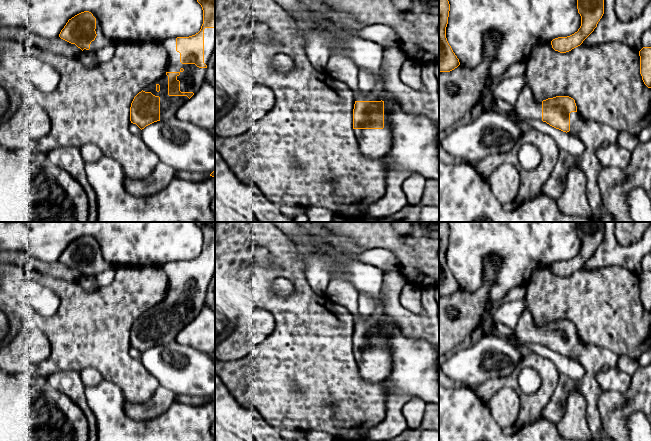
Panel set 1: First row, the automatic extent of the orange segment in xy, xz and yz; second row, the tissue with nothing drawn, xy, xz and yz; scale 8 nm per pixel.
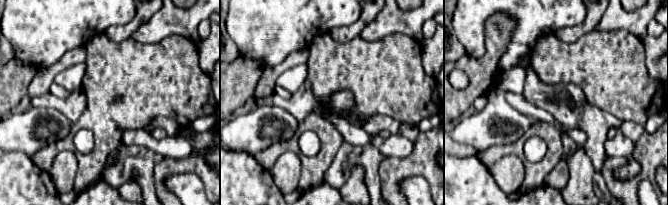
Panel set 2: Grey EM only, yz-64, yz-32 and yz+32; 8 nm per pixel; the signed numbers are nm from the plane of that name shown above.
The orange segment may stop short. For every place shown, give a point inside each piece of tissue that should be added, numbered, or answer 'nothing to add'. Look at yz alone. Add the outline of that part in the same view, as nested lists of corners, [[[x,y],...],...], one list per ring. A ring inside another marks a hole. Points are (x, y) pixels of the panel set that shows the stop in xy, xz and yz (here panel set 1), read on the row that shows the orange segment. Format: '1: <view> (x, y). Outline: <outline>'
1: yz (573, 183). Outline: [[[571,112],[570,131],[567,133],[582,141],[584,151],[575,160],[567,151],[560,149],[557,163],[543,185],[542,193],[553,198],[566,215],[613,222],[600,195],[598,175],[603,167],[596,151],[605,141],[616,143],[618,132],[606,124],[583,120],[577,112]]]

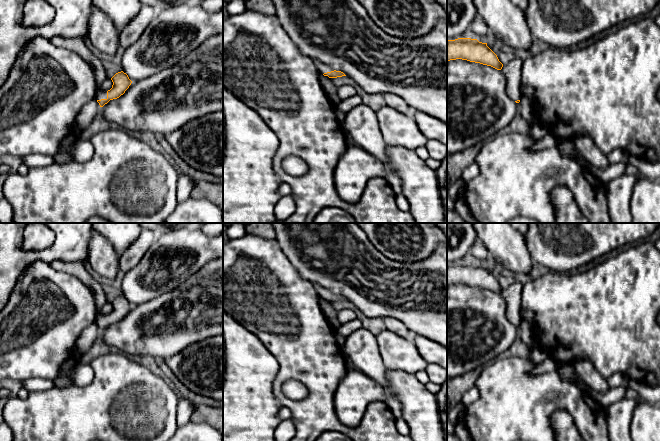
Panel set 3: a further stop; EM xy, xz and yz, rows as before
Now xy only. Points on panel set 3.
1: xy (76, 44). Outline: [[[54,37],[50,39],[51,43],[57,47],[62,47],[68,49],[72,52],[77,53],[84,60],[86,60],[94,70],[96,78],[96,93],[95,99],[107,99],[107,91],[101,89],[102,82],[107,78],[106,72],[101,61],[95,57],[91,51],[88,49],[84,42],[83,37],[74,37],[74,38],[63,38],[63,37]]]

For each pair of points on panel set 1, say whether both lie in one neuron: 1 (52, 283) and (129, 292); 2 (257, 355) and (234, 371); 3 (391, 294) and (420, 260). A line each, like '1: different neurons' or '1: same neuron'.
1: same neuron
2: same neuron
3: different neurons

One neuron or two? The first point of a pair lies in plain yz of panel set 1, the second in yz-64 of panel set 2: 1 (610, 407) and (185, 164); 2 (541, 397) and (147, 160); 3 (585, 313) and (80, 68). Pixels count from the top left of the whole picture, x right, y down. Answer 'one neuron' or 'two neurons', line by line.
1: one neuron
2: two neurons
3: two neurons

